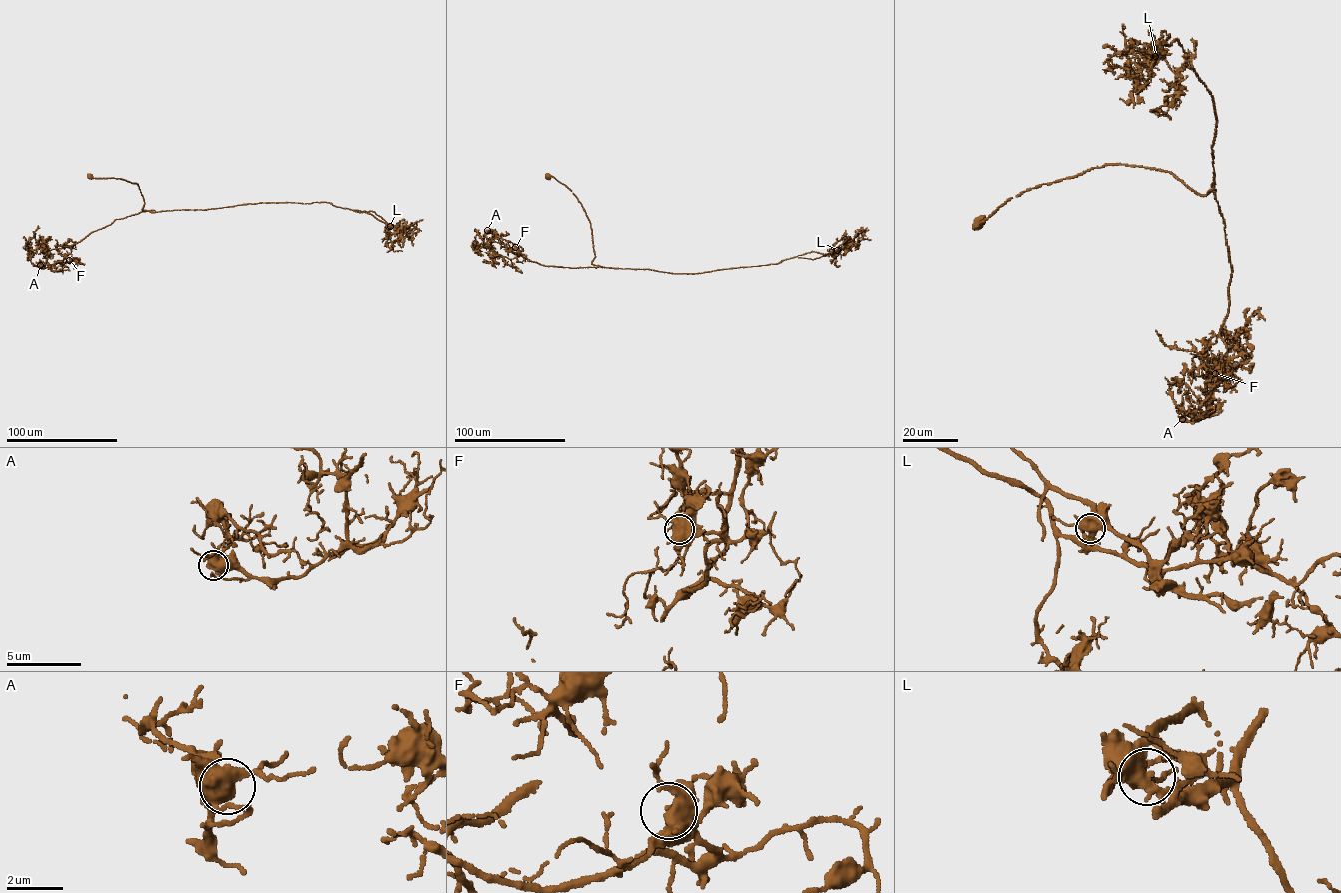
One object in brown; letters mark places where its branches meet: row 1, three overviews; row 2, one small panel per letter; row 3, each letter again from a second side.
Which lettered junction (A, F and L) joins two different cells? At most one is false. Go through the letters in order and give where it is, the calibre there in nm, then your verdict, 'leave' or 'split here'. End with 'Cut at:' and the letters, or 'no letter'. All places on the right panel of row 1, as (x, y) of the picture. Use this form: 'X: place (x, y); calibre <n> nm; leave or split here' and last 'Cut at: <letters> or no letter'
A: place (1182, 419); calibre 480 nm; leave
F: place (1215, 373); calibre 480 nm; leave
L: place (1155, 56); calibre 500 nm; split here
Cut at: L

